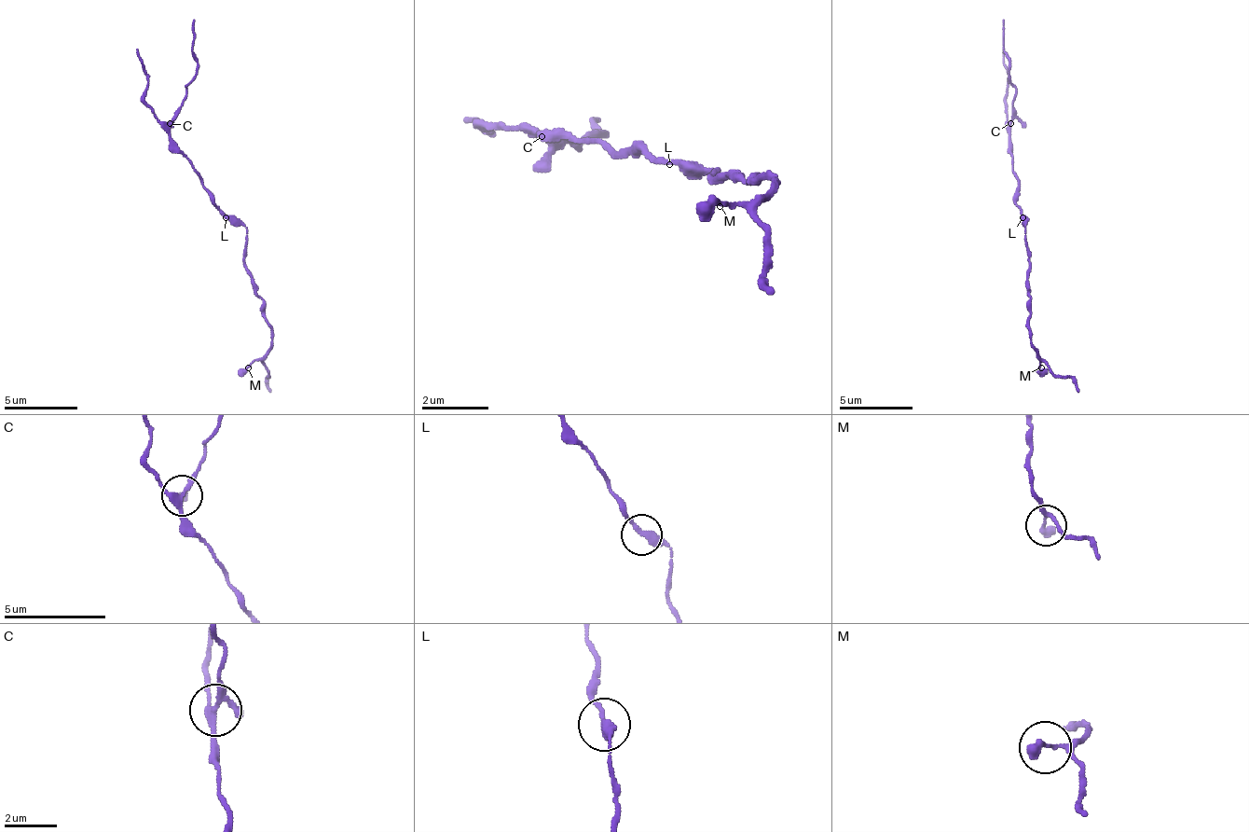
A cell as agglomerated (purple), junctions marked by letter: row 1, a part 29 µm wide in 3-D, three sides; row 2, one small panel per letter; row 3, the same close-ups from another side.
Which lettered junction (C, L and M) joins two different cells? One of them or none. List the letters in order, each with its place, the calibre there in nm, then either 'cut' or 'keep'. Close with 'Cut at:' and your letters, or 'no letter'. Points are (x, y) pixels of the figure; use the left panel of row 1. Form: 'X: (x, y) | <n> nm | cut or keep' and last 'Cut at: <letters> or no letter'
C: (170, 123) | 240 nm | cut
L: (226, 217) | 280 nm | keep
M: (248, 367) | 280 nm | keep
Cut at: C

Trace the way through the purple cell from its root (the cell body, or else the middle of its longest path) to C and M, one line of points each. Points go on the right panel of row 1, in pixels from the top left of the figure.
C: (1022, 214), (1015, 203), (1019, 177), (1011, 166), (1011, 122)
M: (1022, 214), (1026, 225), (1026, 251), (1030, 254), (1030, 346), (1041, 356), (1041, 367)

